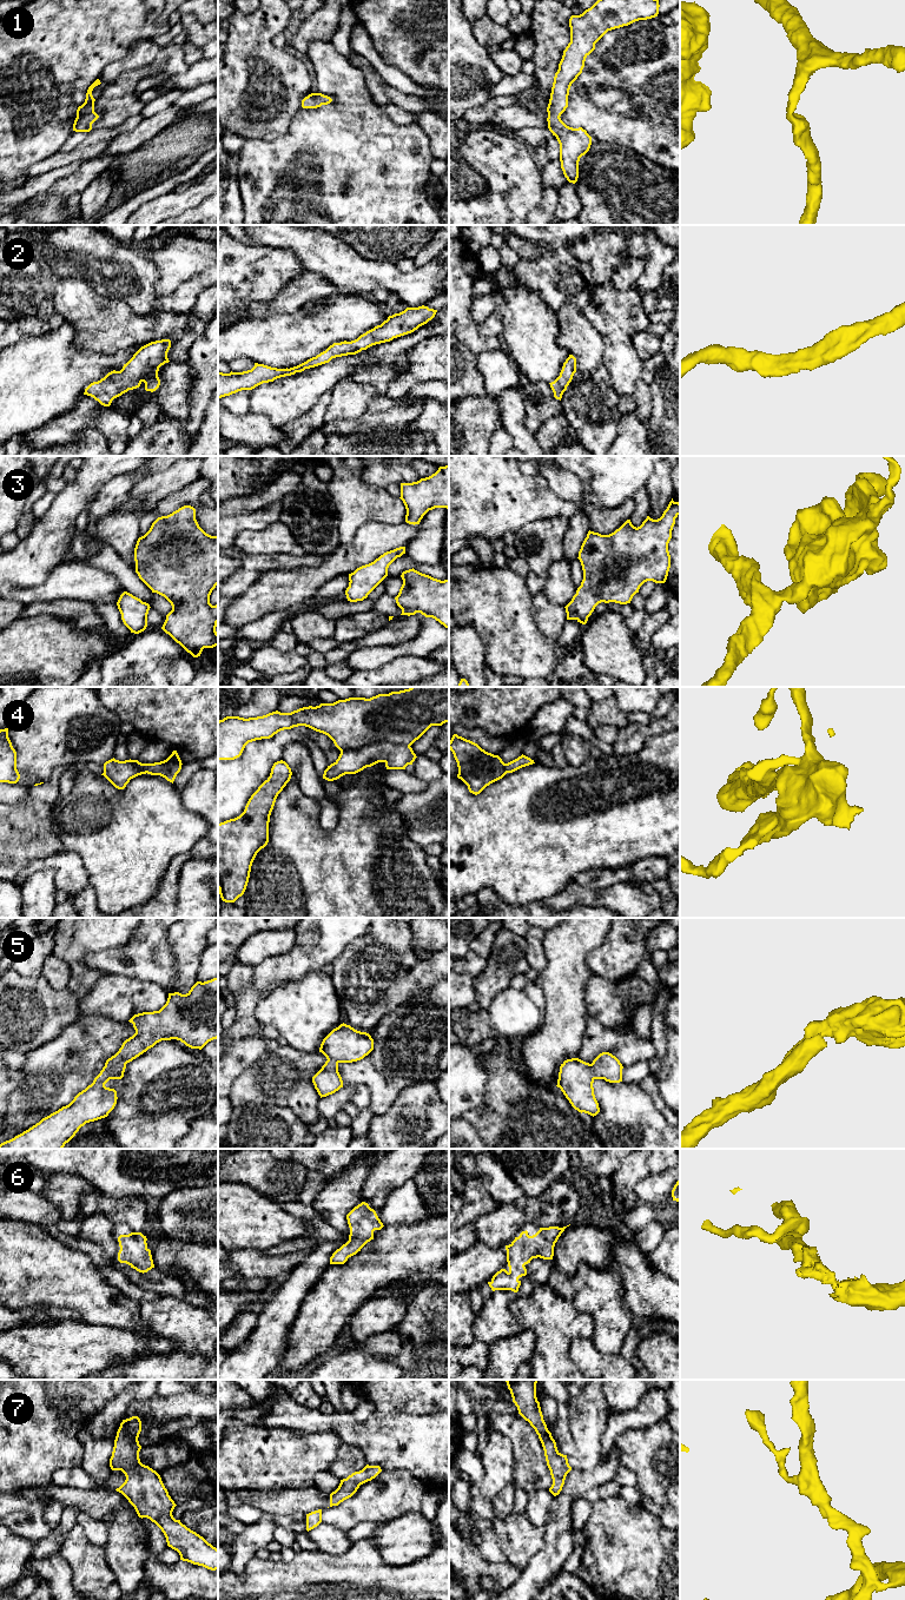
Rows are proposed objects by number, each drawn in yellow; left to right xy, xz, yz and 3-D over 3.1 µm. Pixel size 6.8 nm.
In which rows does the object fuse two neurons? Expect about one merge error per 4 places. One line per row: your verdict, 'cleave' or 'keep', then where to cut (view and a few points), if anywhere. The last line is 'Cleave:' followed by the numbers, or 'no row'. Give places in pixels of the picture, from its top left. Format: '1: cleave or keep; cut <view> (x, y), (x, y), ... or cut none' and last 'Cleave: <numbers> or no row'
1: keep; cut none
2: keep; cut none
3: keep; cut none
4: cleave; cut xz (409, 746), (374, 742), (354, 751), (341, 752)
5: keep; cut none
6: keep; cut none
7: keep; cut none
Cleave: 4

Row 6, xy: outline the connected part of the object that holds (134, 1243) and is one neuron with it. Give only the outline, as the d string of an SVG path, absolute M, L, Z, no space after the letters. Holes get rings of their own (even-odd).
M131 1232L118 1237L120 1250L118 1261L126 1263L139 1272L147 1272L154 1268L151 1250L147 1248L147 1238L141 1232Z

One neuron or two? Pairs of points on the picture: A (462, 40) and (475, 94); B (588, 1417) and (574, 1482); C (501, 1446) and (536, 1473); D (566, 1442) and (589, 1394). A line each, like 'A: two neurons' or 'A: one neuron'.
A: one neuron
B: two neurons
C: two neurons
D: two neurons

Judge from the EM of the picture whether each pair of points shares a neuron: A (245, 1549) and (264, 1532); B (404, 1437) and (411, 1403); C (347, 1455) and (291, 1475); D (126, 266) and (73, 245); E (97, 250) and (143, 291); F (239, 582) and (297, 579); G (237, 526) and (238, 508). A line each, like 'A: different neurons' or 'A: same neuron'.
A: same neuron
B: different neurons
C: different neurons
D: same neuron
E: same neuron
F: different neurons
G: different neurons

